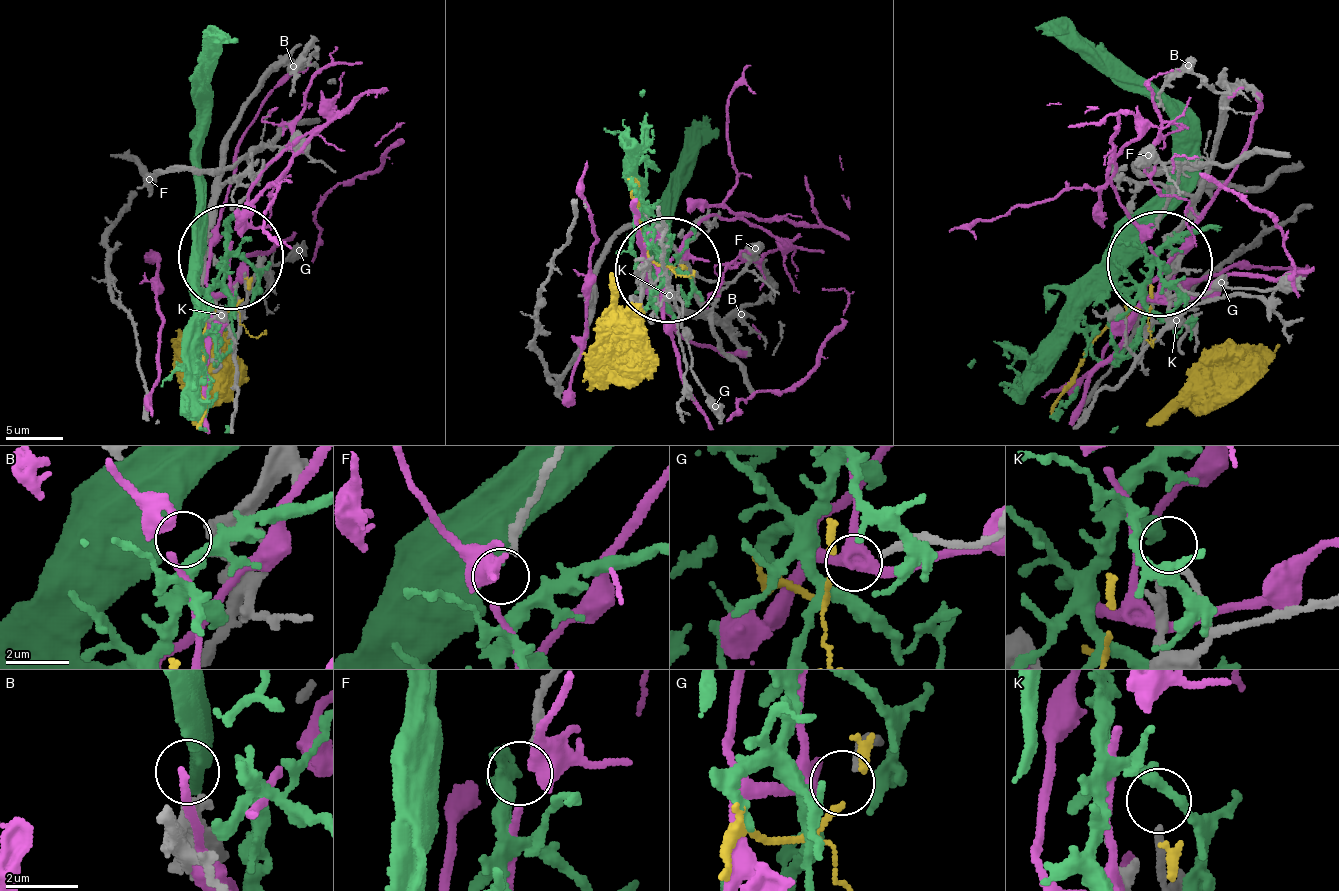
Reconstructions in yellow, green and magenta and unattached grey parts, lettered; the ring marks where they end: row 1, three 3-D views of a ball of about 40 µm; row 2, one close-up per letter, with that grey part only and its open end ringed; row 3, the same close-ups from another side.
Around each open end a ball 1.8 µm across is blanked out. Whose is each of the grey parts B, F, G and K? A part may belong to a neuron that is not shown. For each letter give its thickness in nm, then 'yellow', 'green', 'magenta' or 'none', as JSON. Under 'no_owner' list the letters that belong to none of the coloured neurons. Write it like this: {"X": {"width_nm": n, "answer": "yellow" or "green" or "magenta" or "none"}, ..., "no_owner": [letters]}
{"B": {"width_nm": 400, "answer": "green"}, "F": {"width_nm": 240, "answer": "none"}, "G": {"width_nm": 200, "answer": "none"}, "K": {"width_nm": 200, "answer": "none"}, "no_owner": ["F", "G", "K"]}

